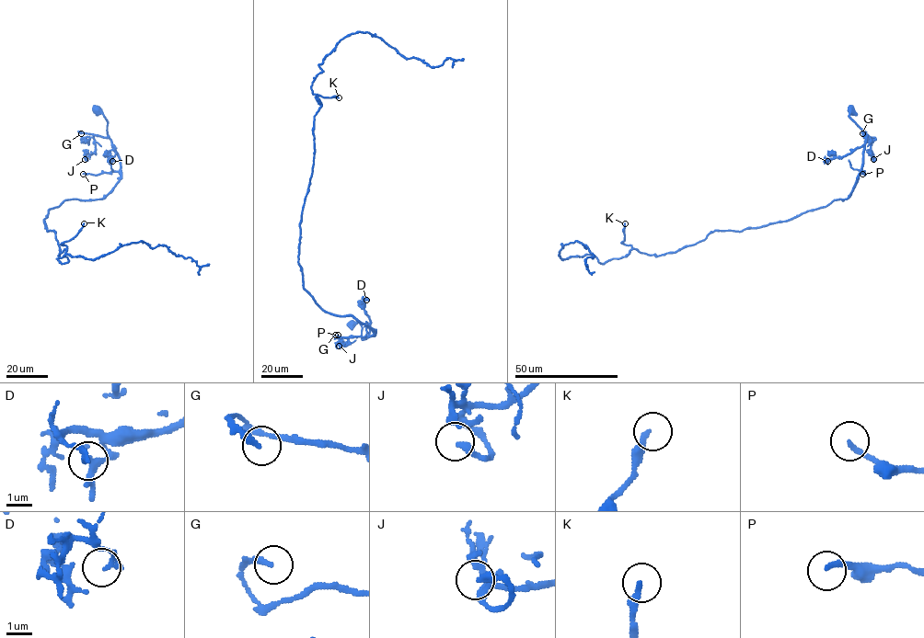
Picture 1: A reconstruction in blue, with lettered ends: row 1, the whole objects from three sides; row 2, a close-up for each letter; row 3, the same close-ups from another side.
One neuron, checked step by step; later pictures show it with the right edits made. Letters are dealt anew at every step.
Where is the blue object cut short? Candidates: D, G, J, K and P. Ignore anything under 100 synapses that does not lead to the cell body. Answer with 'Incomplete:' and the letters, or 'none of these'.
Incomplete: K

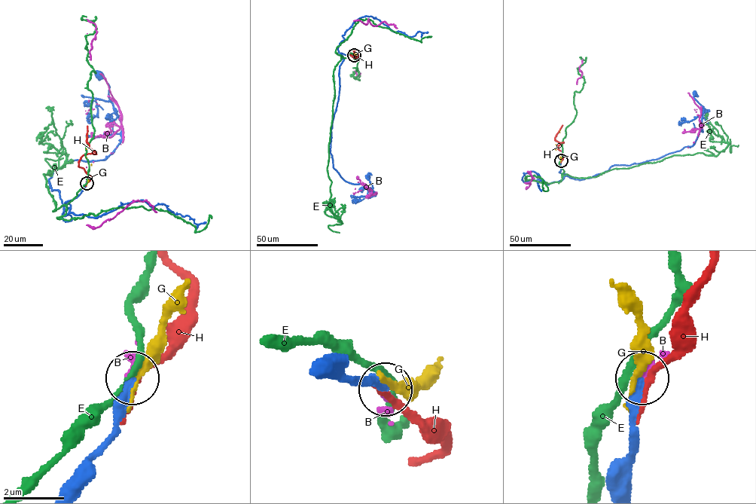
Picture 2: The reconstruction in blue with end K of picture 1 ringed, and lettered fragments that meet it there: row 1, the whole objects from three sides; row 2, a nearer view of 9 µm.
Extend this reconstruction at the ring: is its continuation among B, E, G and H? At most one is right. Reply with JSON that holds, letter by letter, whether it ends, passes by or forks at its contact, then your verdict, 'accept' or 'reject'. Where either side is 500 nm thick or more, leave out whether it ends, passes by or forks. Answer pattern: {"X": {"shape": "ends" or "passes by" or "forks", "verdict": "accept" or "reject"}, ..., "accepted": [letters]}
{"B": {"shape": "ends", "verdict": "reject"}, "E": {"shape": "passes by", "verdict": "reject"}, "G": {"shape": "ends", "verdict": "reject"}, "H": {"shape": "ends", "verdict": "reject"}, "accepted": []}

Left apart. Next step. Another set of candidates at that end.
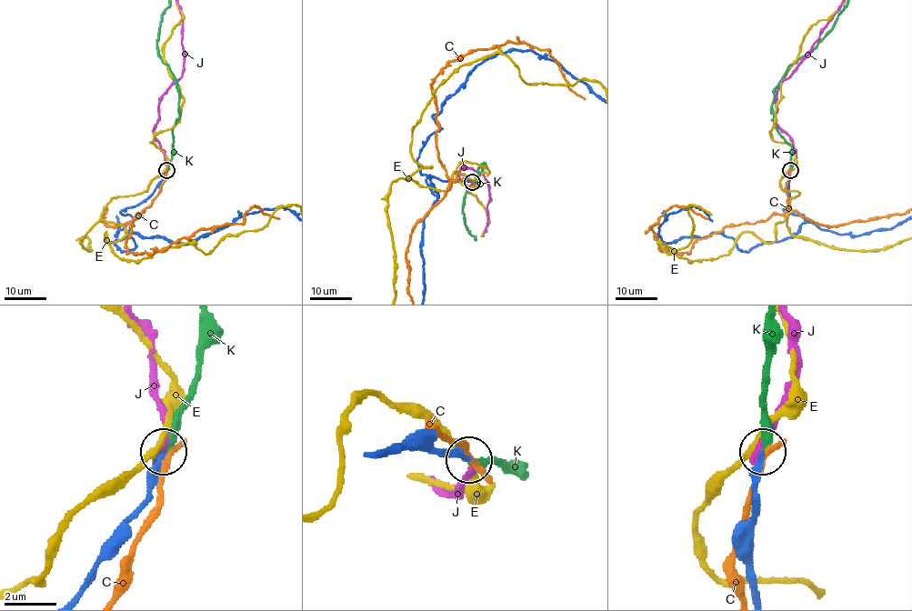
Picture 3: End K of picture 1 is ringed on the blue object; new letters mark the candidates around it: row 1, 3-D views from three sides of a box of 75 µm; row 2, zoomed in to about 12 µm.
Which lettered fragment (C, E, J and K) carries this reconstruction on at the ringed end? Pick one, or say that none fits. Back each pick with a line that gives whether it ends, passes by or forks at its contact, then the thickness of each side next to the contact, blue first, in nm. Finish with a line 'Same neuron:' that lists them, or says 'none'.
K: it ends there; 280 nm thick on the blue side, 240 nm on the other
Same neuron: K

